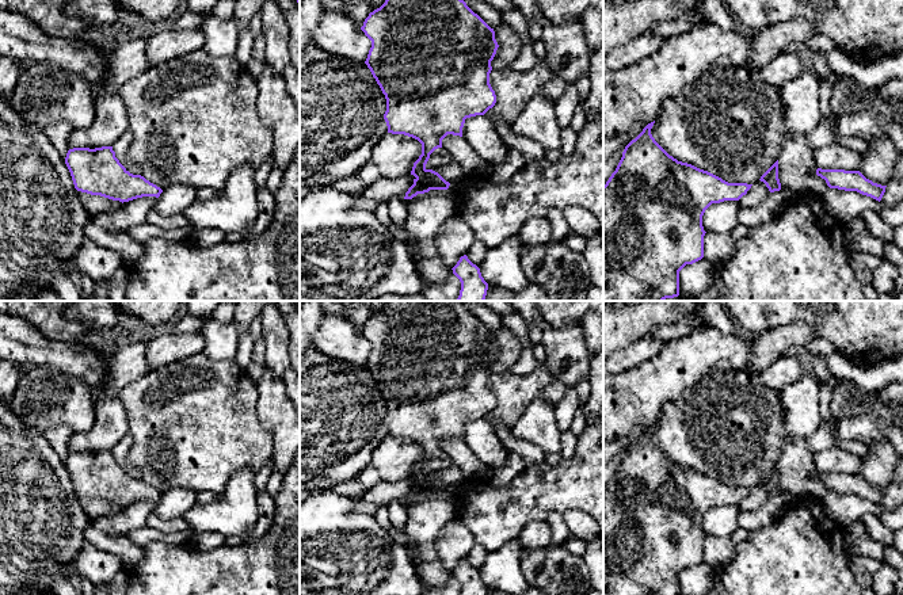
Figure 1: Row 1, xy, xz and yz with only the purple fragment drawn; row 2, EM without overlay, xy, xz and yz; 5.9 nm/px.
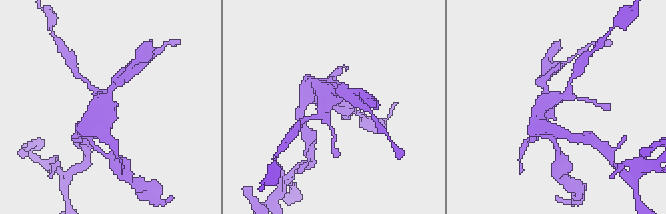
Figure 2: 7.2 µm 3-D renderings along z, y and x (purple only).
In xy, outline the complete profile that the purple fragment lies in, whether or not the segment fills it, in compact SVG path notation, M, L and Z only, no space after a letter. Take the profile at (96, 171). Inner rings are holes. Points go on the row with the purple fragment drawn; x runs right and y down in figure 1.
M113 146L69 149L65 164L75 188L81 192L122 203L142 197L159 198L163 192L144 176L130 173L115 157Z

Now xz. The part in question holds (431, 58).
M385 0L385 3L369 14L361 30L372 41L365 64L380 85L386 99L384 119L388 133L404 134L422 144L422 155L414 163L411 175L414 184L405 192L404 199L412 199L418 194L430 190L447 190L450 183L438 172L427 169L430 155L442 148L442 140L447 134L462 137L466 118L484 115L496 103L496 95L489 84L492 70L491 61L499 47L495 31L464 0Z

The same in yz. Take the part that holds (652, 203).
M655 121L648 123L643 131L632 140L624 149L622 157L603 186L603 301L664 301L679 295L679 271L686 264L693 264L704 258L704 236L702 216L712 203L724 201L739 201L752 184L728 183L721 178L700 169L691 164L678 161L670 156L652 137L651 129Z

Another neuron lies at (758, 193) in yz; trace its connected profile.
M761 180L755 182L751 188L743 195L738 202L740 209L743 207L754 207L763 202L770 195L769 188Z

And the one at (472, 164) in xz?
M447 134L442 148L461 165L465 176L487 176L491 165L460 136Z

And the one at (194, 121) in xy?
M194 50L186 56L152 65L149 69L123 83L118 94L129 112L129 130L133 141L129 145L129 160L138 165L141 176L161 190L183 184L195 190L209 187L222 190L229 175L239 167L258 168L273 153L274 138L262 125L256 103L258 80L236 56L217 57L206 50Z

